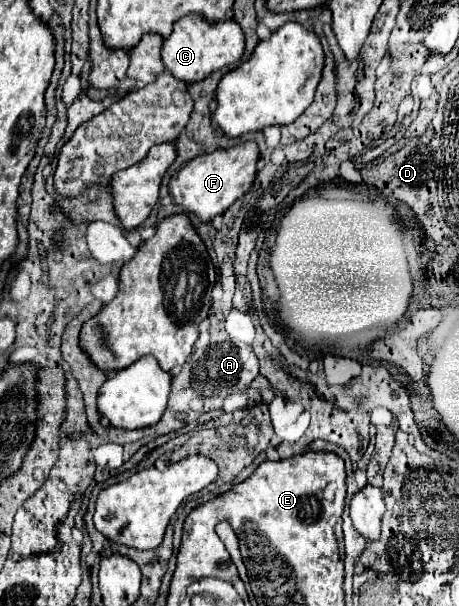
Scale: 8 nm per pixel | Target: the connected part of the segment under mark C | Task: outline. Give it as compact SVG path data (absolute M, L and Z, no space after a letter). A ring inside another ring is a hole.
M185 16L173 24L173 32L167 40L163 40L161 46L161 60L165 68L177 78L187 84L205 80L211 72L231 66L239 62L243 56L245 36L241 36L241 28L233 24L233 20L217 22L217 24L205 24L201 16Z

